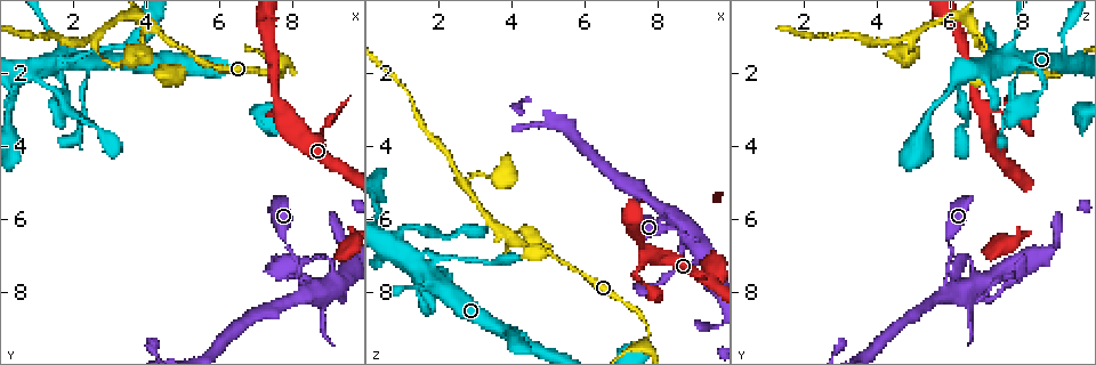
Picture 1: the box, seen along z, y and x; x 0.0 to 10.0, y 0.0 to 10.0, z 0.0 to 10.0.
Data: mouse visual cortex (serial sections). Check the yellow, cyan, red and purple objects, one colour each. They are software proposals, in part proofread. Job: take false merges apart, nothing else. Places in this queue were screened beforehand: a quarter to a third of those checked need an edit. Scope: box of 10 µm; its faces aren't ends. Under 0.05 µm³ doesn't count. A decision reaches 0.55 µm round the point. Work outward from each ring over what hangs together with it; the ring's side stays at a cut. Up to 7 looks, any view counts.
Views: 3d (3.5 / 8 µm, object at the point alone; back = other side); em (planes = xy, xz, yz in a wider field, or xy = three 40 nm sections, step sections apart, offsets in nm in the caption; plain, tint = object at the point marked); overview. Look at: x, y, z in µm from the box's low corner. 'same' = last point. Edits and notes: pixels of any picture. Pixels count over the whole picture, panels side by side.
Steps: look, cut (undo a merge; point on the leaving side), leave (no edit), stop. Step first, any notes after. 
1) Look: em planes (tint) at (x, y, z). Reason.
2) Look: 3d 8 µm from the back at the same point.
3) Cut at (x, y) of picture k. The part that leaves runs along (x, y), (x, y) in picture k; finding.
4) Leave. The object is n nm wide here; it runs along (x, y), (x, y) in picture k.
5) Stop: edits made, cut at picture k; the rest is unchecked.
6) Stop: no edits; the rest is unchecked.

Look: 3d 8 µm at (7.70, 1.95, 9.35). Two arms in line, one across.

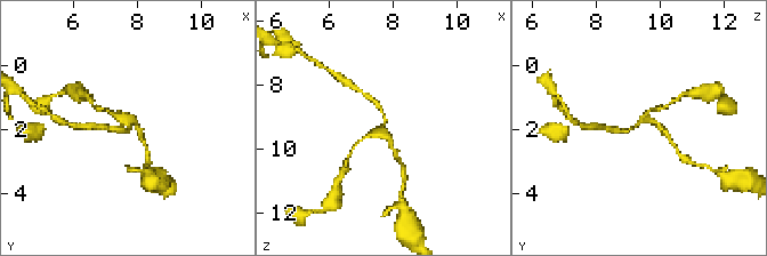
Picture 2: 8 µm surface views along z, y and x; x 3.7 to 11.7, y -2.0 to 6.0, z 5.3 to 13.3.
Look: em xy step 2 (tint) at the same point. 3 arms meet here; the arms are 100, 200, 200 nm wide; shape alone is not enough.

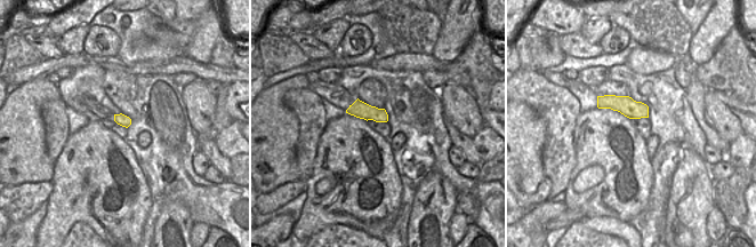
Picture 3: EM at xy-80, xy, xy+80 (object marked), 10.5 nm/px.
Leave. It runs along (611, 129), (629, 130), (650, 111) in picture 2; all the same cell.

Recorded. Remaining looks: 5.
Look: 3d 3.5 µm at (8.05, 7.00, 6.05). Sharp bend.

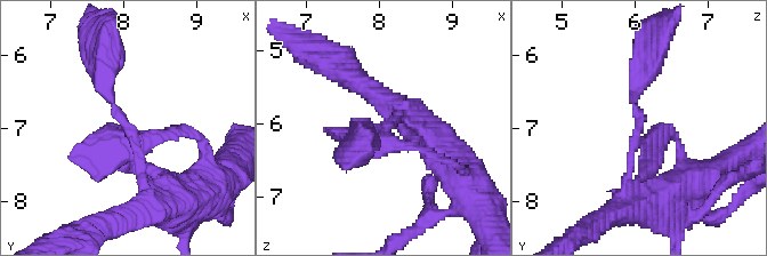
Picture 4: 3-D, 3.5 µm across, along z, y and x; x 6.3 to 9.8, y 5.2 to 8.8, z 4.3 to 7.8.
Look: em planes (tint) at (8.10, 7.05, 6.05).

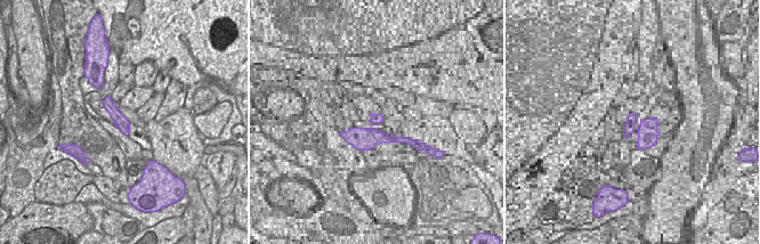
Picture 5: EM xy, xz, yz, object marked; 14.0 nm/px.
Leave. The object is 180 nm wide here; it runs along (107, 100), (107, 104), (126, 131) in picture 5; all the same cell.

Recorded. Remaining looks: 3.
Look: 3d 8 µm from the back at (4.00, 0.65, 6.60). Abrupt turn.

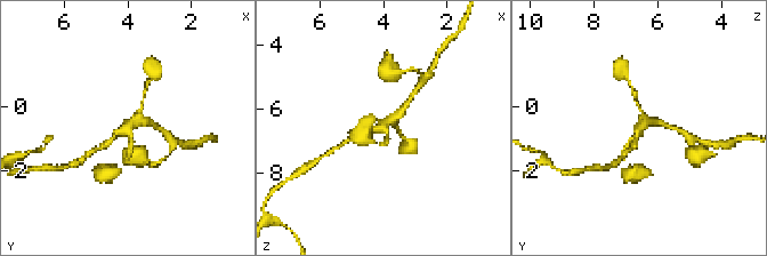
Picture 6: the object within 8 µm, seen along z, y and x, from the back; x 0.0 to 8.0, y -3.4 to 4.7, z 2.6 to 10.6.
Look: em xy step 1 (tint) at the same point. 4 arms meet here; the arms are 150, 150, 150, 250 nm wide.

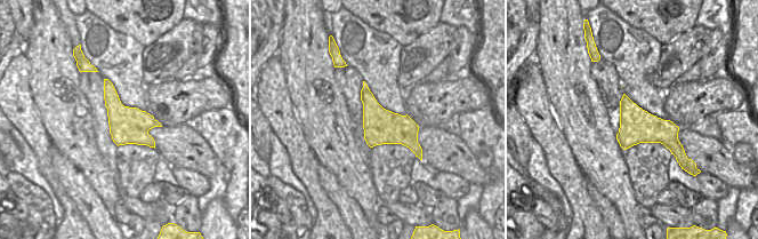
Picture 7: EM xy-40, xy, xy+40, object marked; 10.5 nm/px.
Leave. It runs along (99, 149), (131, 122), (148, 121) in picture 6; continuous, no second cell.

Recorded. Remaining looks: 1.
Stop: no edits; the rest is unchecked.

